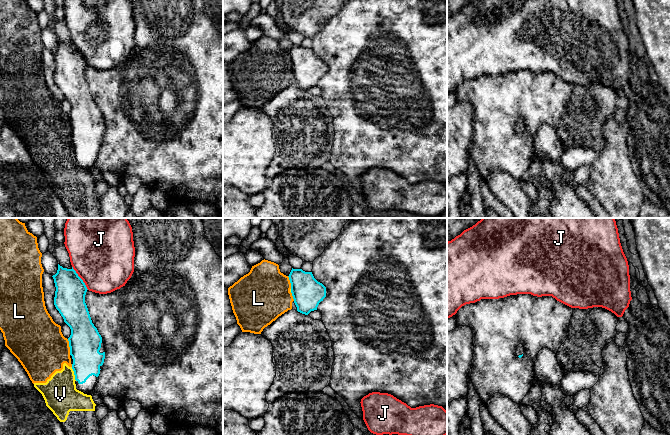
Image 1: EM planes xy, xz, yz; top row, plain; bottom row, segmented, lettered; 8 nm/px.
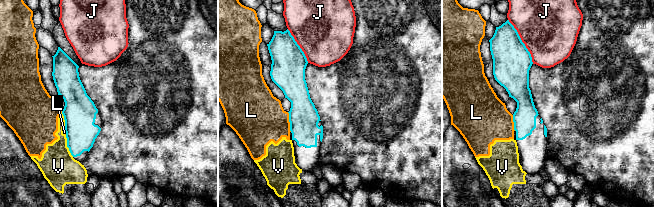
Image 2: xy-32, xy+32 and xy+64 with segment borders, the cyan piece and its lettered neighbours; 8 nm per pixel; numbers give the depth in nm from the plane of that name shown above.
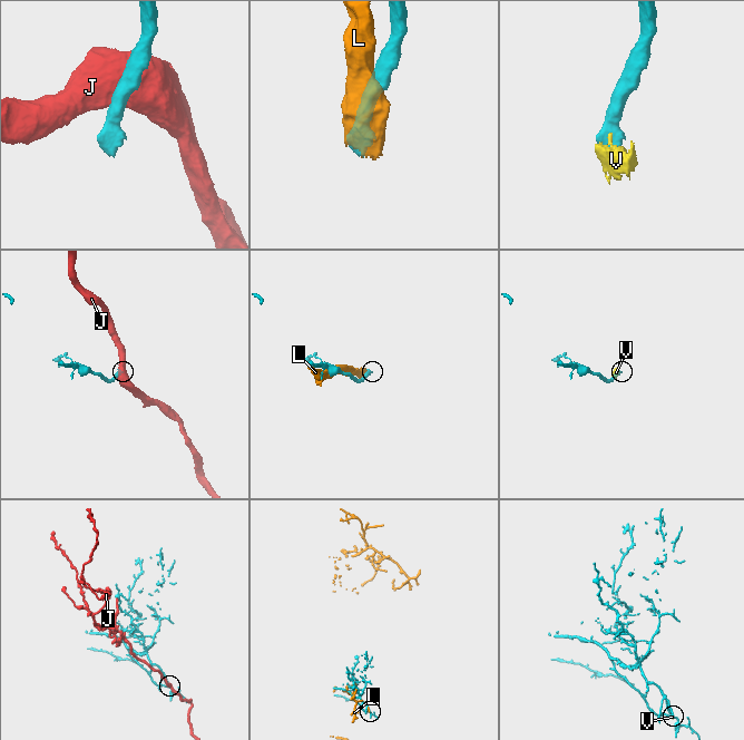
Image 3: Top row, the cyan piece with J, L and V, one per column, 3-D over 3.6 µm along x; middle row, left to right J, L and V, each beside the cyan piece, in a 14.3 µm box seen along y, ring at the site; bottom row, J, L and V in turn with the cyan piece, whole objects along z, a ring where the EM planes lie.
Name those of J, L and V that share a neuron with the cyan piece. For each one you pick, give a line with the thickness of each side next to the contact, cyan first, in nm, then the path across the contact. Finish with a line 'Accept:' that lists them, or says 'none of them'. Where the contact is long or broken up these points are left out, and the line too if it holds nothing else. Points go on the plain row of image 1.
Accept: none of them

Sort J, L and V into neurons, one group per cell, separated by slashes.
J / L V

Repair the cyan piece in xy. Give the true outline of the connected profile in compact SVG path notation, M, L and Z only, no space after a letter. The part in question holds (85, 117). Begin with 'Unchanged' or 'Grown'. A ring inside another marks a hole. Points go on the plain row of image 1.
Grown. M58 40L57 49L52 53L56 63L54 81L63 93L64 98L71 105L71 111L68 114L68 117L72 145L76 156L76 165L84 170L92 172L97 153L99 152L101 142L104 139L105 122L101 111L92 99L85 79L85 71L88 65L73 43L67 45Z

